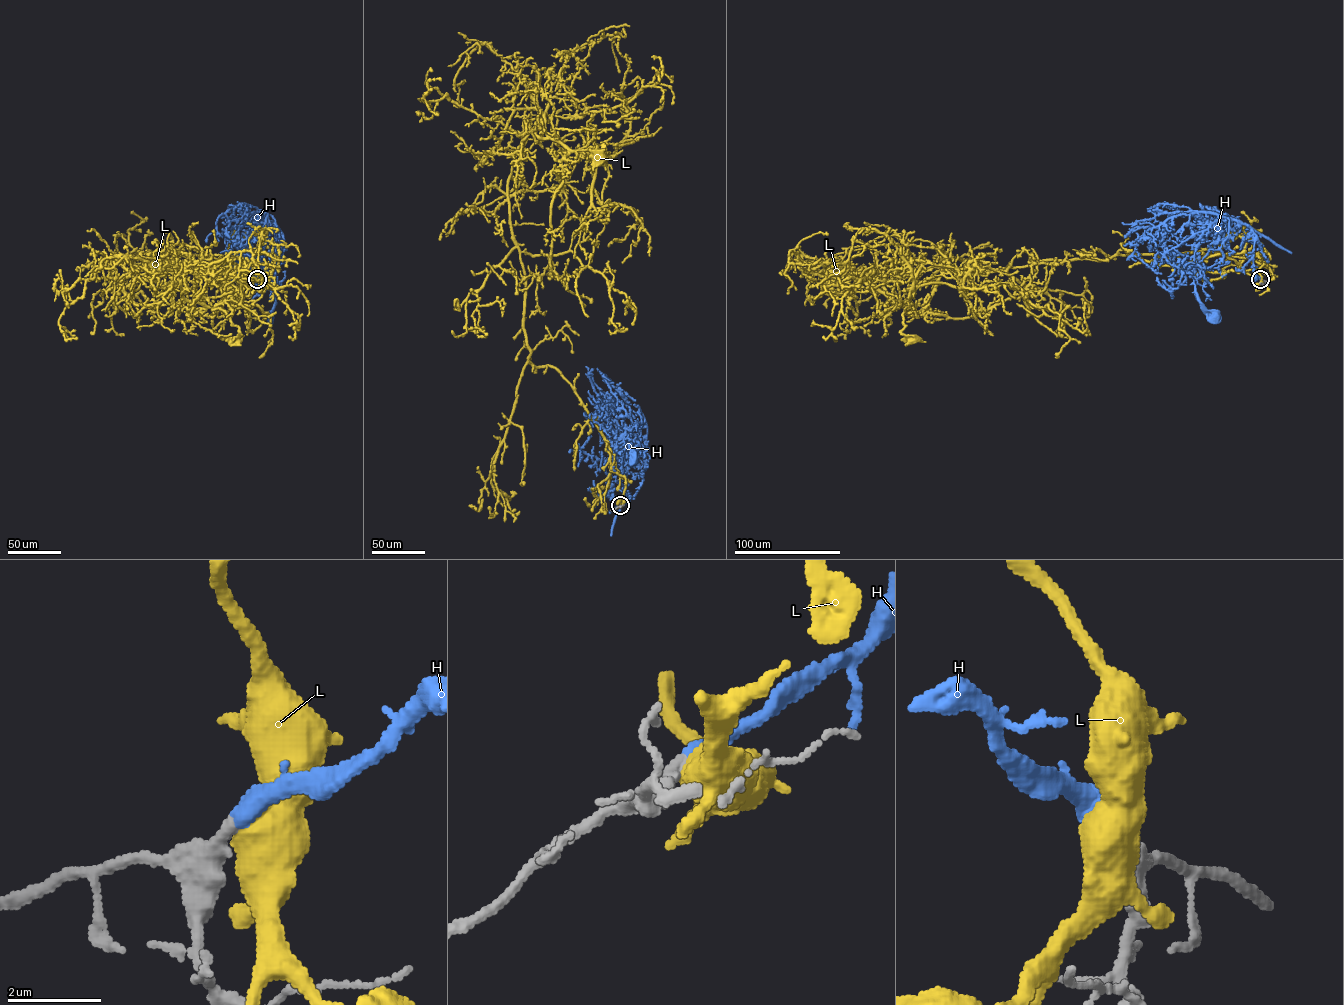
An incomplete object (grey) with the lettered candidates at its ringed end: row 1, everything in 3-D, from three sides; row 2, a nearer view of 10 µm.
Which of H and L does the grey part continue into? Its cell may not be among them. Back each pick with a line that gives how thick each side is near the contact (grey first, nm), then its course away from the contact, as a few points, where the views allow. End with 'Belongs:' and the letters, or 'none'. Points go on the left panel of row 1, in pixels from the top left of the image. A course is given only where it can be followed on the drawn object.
H: 340 nm thick on the grey side, 480 nm on the other; it runs (256, 279), (267, 270), (269, 258), (261, 219), (250, 230), (250, 249), (252, 264), (275, 299), (269, 316)
Belongs: H

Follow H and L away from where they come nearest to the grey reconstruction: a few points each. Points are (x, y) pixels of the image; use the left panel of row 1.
H: (256, 279), (267, 270), (269, 258), (261, 219), (250, 230), (250, 249), (252, 264), (275, 299), (269, 316)
L: (257, 280), (242, 259), (182, 244), (144, 267), (191, 259), (193, 307), (222, 309), (234, 340)

